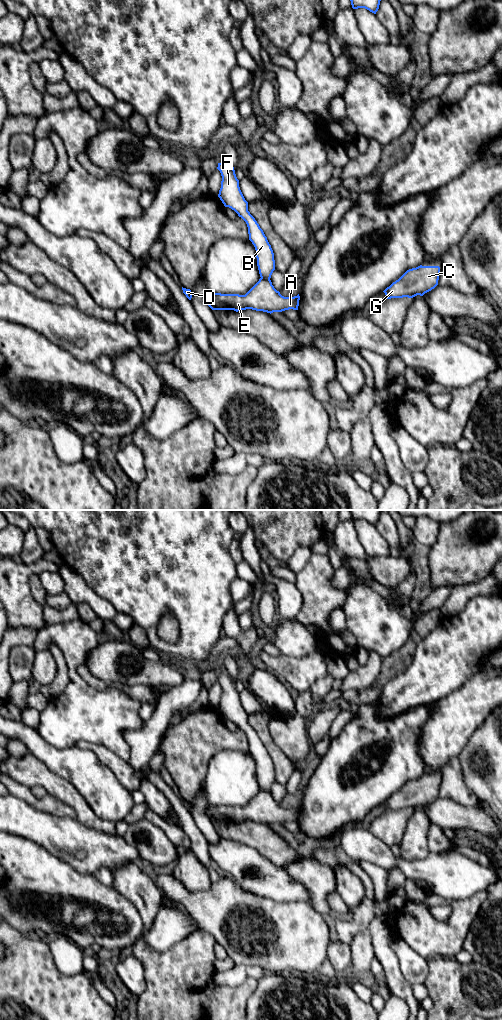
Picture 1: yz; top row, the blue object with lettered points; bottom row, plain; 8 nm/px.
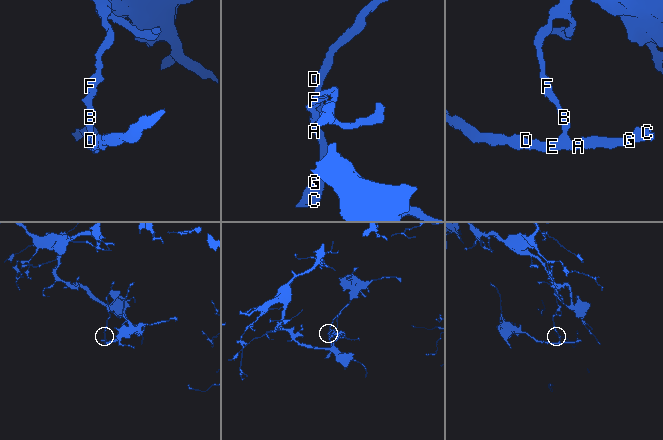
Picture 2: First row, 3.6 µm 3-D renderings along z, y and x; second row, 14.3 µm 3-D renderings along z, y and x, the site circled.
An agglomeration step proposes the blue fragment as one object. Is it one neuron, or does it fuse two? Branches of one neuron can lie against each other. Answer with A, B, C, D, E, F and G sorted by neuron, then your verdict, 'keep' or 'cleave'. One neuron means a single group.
A C D E G / B F | cleave

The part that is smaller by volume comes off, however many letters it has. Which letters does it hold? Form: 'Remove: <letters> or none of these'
Remove: A, C, D, E, G

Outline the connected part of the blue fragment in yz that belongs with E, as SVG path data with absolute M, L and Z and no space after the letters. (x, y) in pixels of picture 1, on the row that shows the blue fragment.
M260 278L259 281L245 294L221 294L207 292L206 301L212 310L252 309L267 313L298 310L300 296L284 297L277 291L270 279Z

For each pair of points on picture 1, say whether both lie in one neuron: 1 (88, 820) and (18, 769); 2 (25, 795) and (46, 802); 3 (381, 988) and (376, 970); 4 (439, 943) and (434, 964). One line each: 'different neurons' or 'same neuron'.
1: same neuron
2: same neuron
3: same neuron
4: different neurons

